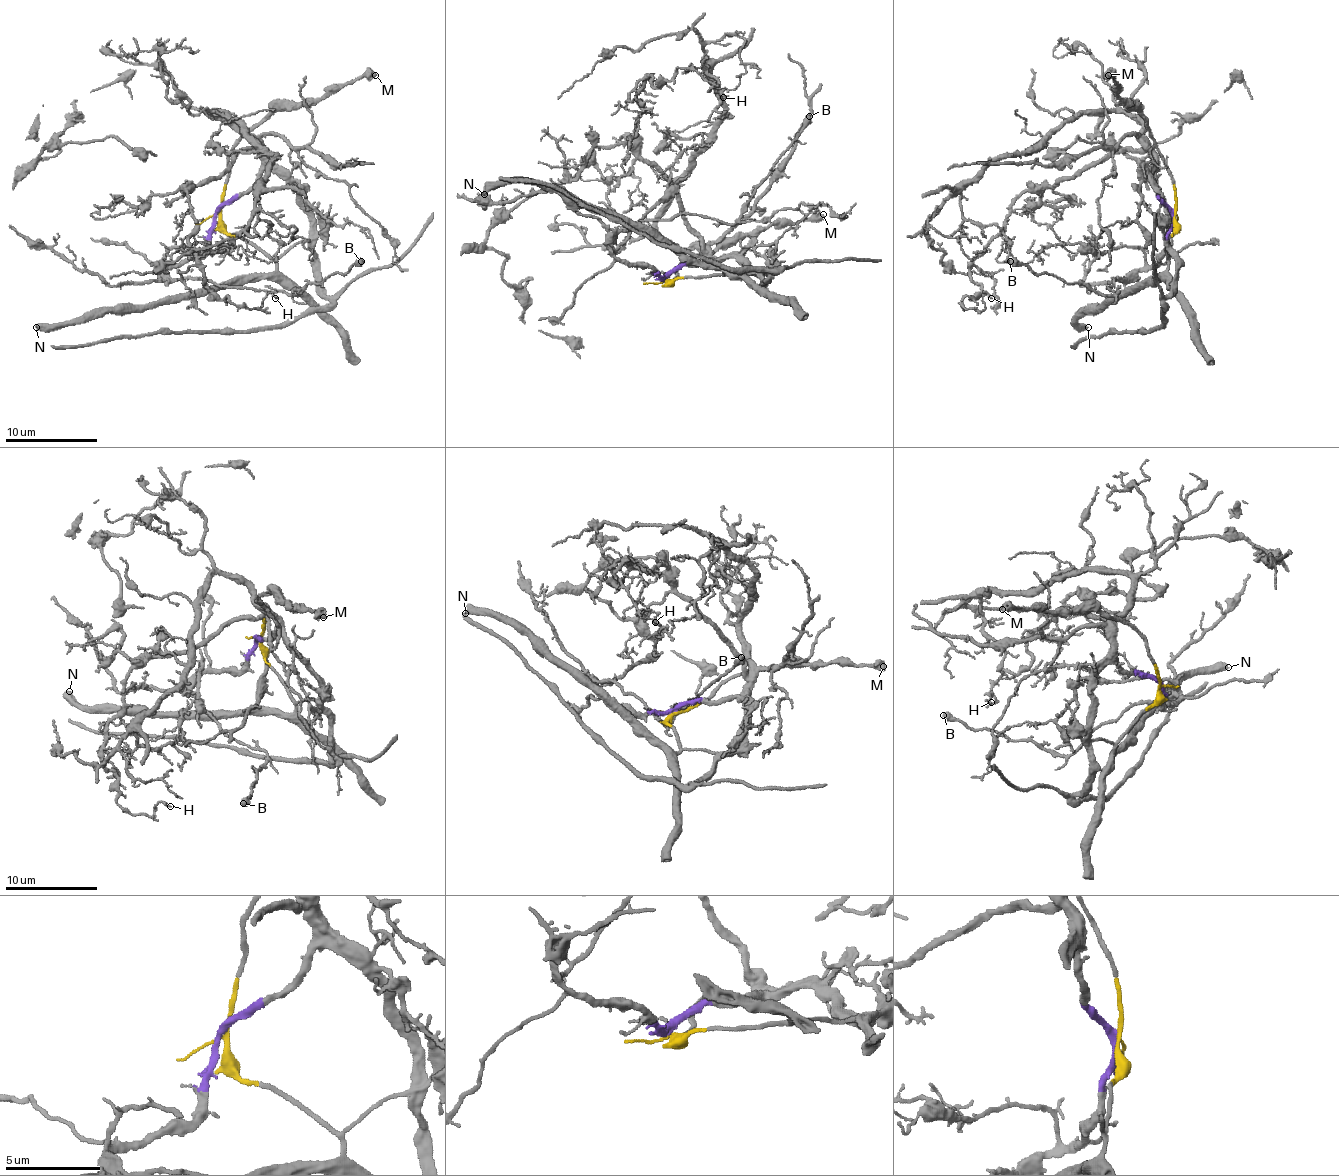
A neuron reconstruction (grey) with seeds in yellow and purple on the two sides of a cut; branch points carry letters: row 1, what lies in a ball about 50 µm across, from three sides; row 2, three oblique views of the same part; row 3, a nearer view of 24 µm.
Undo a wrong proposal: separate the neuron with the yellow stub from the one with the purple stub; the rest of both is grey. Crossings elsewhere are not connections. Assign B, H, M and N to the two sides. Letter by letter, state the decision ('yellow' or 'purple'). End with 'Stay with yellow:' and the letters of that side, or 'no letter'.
B: purple
H: purple
M: yellow
N: yellow
Stay with yellow: M, N

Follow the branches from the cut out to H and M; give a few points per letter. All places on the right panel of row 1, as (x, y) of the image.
H: (1174, 213), (1144, 150), (1118, 150), (1026, 190), (972, 261), (979, 294), (963, 305), (979, 310), (991, 298)
M: (1174, 213), (1176, 187), (1164, 157), (1151, 136), (1148, 123), (1118, 95), (1118, 86), (1109, 74)

